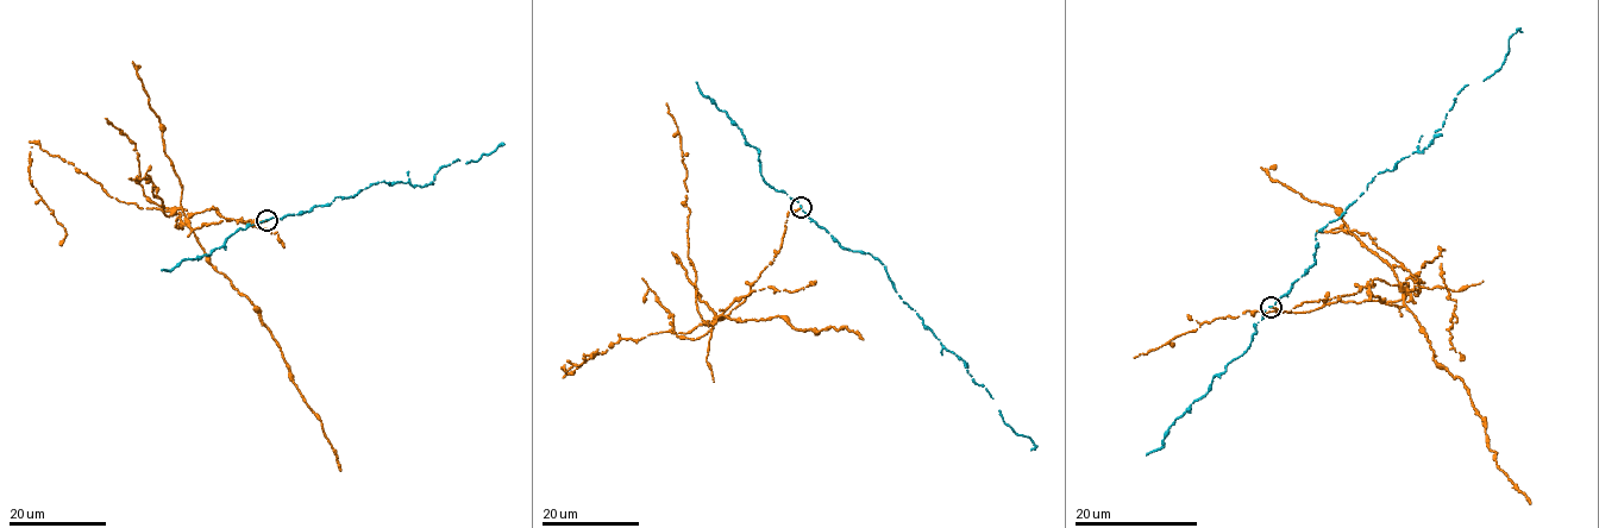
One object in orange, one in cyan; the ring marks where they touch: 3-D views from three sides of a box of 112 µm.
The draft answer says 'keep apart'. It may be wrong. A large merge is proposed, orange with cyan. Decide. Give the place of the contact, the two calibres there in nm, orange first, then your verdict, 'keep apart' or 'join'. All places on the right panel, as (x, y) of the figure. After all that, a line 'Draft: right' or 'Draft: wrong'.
at (1271, 307); 190 nm thick on the orange side, 110 nm on the other; keep apart
Draft: right

